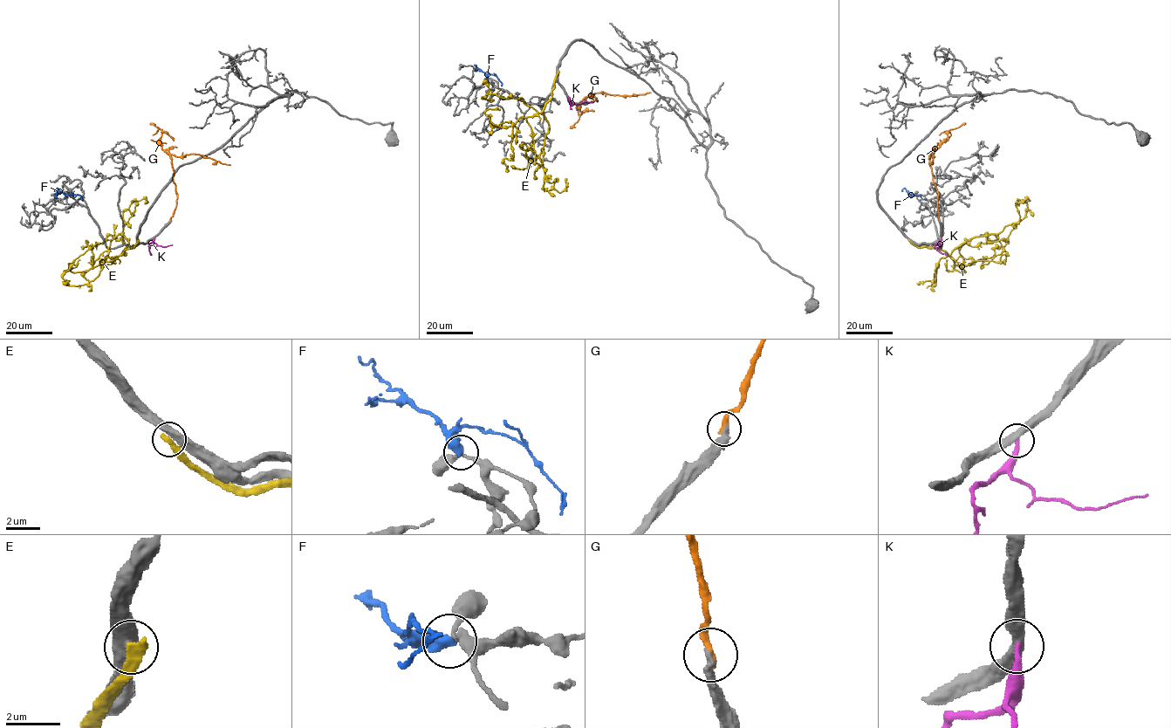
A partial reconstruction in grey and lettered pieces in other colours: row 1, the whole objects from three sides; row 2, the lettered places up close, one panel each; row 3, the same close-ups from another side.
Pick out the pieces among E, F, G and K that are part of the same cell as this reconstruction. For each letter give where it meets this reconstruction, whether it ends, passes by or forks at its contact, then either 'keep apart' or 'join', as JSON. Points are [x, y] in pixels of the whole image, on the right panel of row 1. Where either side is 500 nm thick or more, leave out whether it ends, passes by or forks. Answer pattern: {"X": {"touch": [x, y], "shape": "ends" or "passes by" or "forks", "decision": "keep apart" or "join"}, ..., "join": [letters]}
{"E": {"touch": [909, 240], "decision": "keep apart"}, "F": {"touch": [914, 195], "decision": "keep apart"}, "G": {"touch": [939, 219], "shape": "ends", "decision": "keep apart"}, "K": {"touch": [941, 237], "shape": "ends", "decision": "keep apart"}, "join": []}

